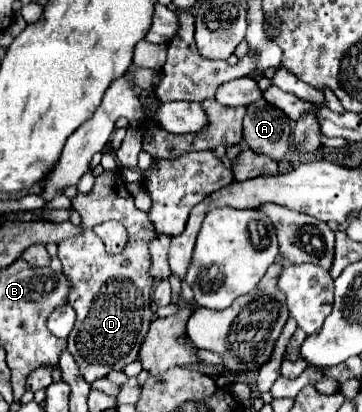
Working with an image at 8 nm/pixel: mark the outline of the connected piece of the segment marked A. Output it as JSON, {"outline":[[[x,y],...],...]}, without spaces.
{"outline":[[[260,98],[256,104],[250,104],[244,116],[244,142],[264,156],[272,156],[272,160],[280,162],[290,146],[292,126],[288,116],[266,104]]]}

